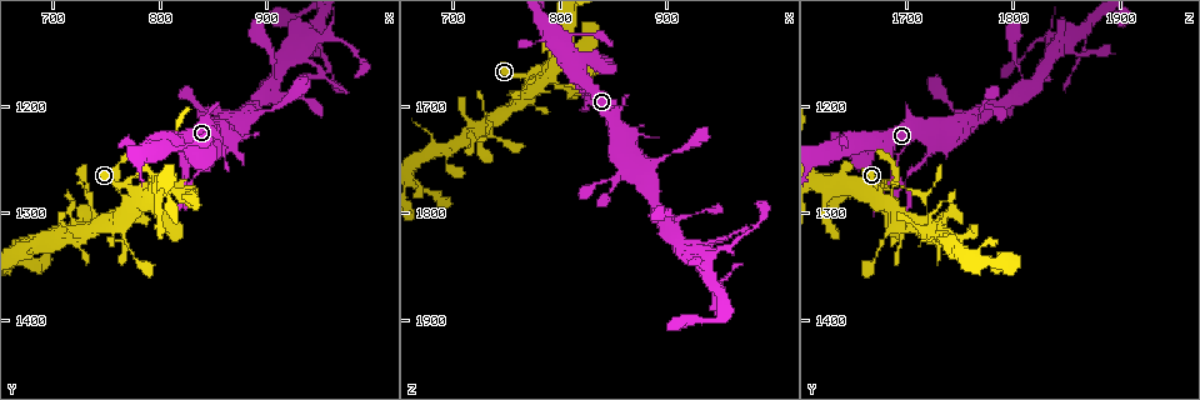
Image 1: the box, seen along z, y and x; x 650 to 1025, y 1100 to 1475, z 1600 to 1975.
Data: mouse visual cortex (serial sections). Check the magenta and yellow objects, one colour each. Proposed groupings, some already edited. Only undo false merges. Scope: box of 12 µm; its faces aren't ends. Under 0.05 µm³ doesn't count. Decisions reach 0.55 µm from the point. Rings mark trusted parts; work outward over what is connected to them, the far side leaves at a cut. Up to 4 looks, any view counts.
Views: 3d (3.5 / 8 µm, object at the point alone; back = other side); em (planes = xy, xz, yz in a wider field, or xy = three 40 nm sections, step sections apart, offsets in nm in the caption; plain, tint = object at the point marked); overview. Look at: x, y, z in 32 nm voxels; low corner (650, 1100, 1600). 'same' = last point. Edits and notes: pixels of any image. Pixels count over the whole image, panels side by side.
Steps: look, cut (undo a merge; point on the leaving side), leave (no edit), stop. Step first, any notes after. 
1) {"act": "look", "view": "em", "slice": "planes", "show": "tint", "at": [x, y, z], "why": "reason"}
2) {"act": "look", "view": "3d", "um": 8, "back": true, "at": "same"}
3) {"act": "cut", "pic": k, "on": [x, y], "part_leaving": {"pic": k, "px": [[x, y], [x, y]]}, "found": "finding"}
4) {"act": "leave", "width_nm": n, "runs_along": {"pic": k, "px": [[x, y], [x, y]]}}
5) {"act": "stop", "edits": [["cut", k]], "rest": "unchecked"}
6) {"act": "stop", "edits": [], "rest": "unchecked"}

{"act": "look", "view": "3d", "um": 3.5, "at": [860, 1224, 1742], "why": "abrupt turn"}

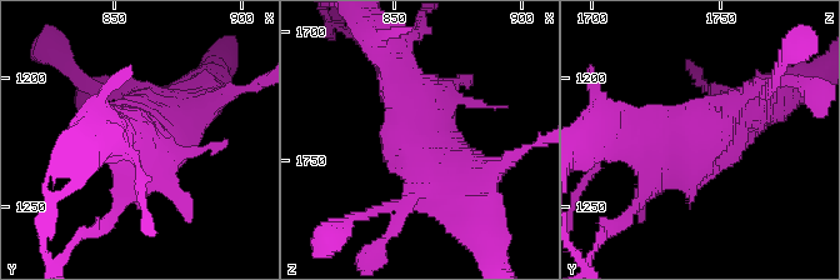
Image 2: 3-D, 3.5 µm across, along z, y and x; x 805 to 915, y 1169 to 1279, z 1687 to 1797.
{"act": "look", "view": "em", "slice": "xy", "step": 2, "show": "tint", "at": [859, 1224, 1741], "why": "need the tissue"}

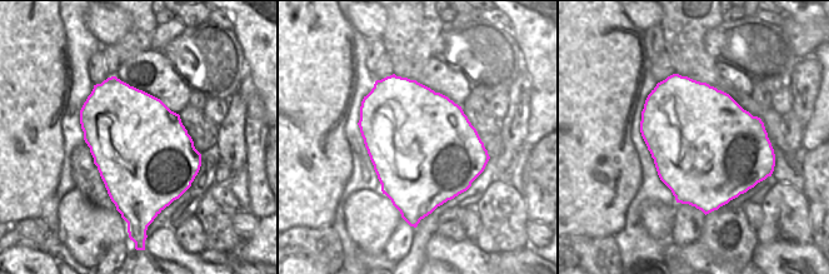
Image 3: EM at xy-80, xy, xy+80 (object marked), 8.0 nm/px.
{"act": "leave", "found": "all the same cell"}

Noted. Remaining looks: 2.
{"act": "look", "view": "3d", "um": 3.5, "at": [780, 1284, 1676], "why": "abrupt turn"}

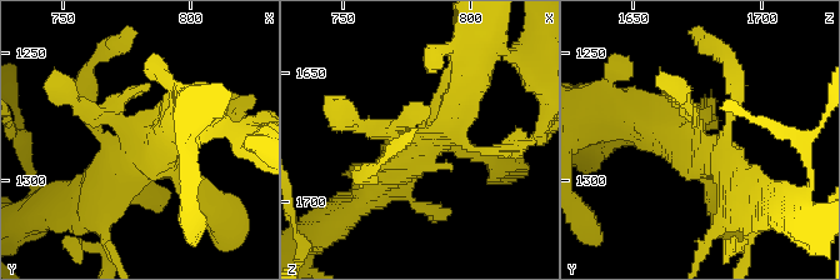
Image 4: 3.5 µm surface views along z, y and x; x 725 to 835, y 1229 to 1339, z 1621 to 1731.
{"act": "look", "view": "em", "slice": "planes", "show": "tint", "at": [779, 1284, 1676]}

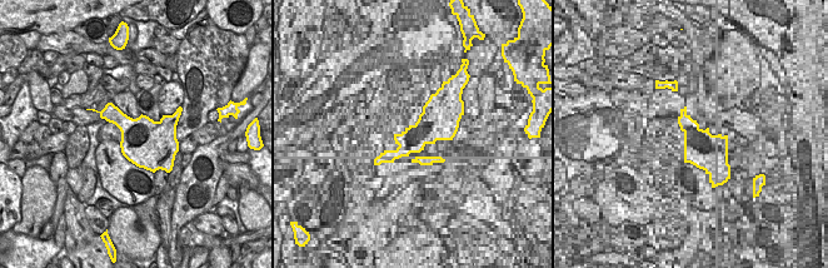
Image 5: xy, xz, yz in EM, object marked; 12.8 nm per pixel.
{"act": "leave", "width_nm": 600, "runs_along": {"pic": 4, "px": [[683, 100], [750, 196]]}, "found": "all the same cell"}

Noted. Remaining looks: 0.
{"act": "stop", "edits": [], "rest": "unchecked"}

